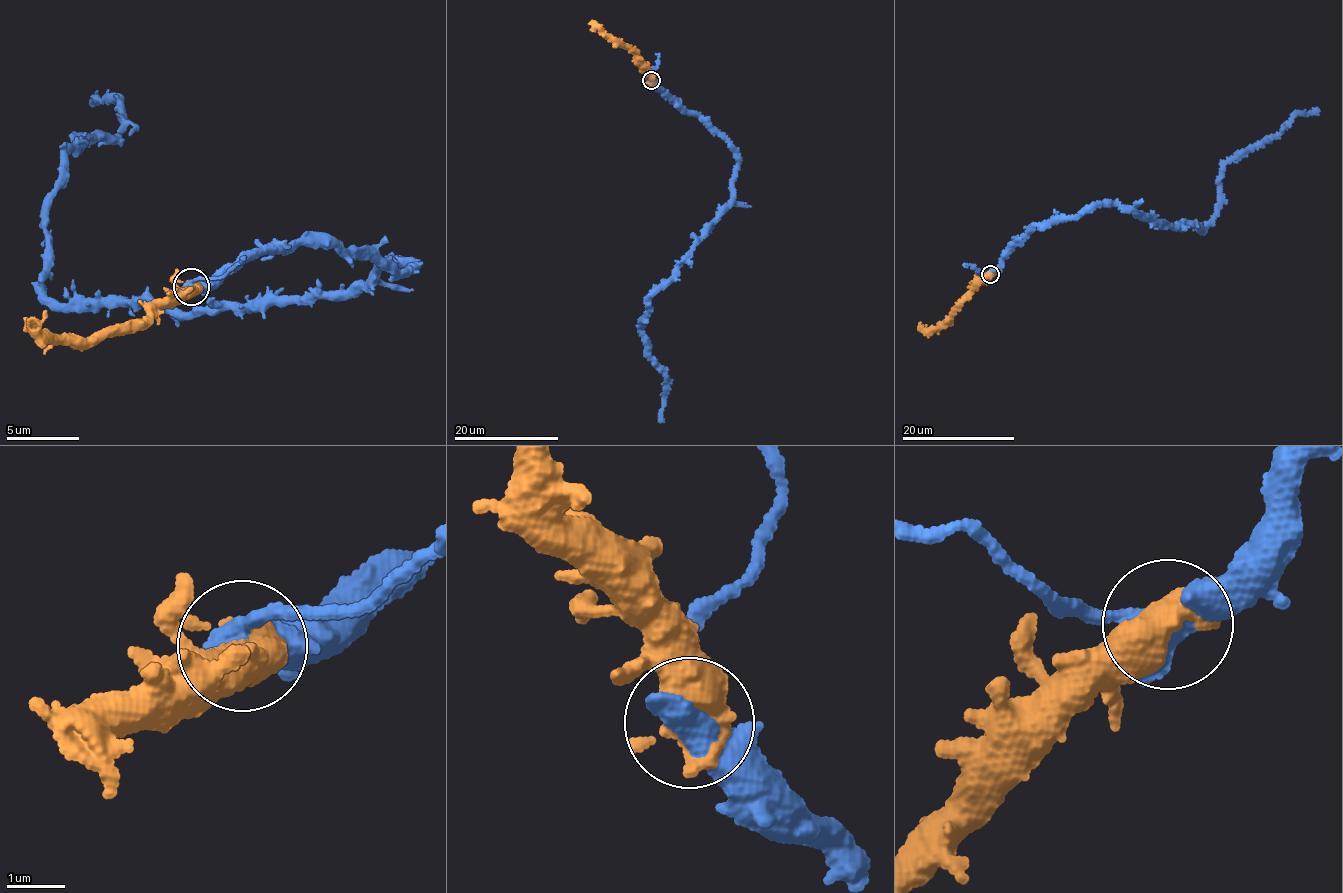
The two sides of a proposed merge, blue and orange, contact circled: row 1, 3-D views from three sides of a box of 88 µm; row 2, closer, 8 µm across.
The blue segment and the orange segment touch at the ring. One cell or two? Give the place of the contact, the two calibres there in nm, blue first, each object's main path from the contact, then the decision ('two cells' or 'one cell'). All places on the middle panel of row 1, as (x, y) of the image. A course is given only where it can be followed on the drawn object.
(651, 80) | 550/550 nm | blue via (650, 80), (720, 132), (737, 160), (733, 202), (678, 272), (651, 295), (640, 322), (666, 382), (661, 421) | orange via (650, 79), (633, 51), (606, 37), (595, 22) | one cell

